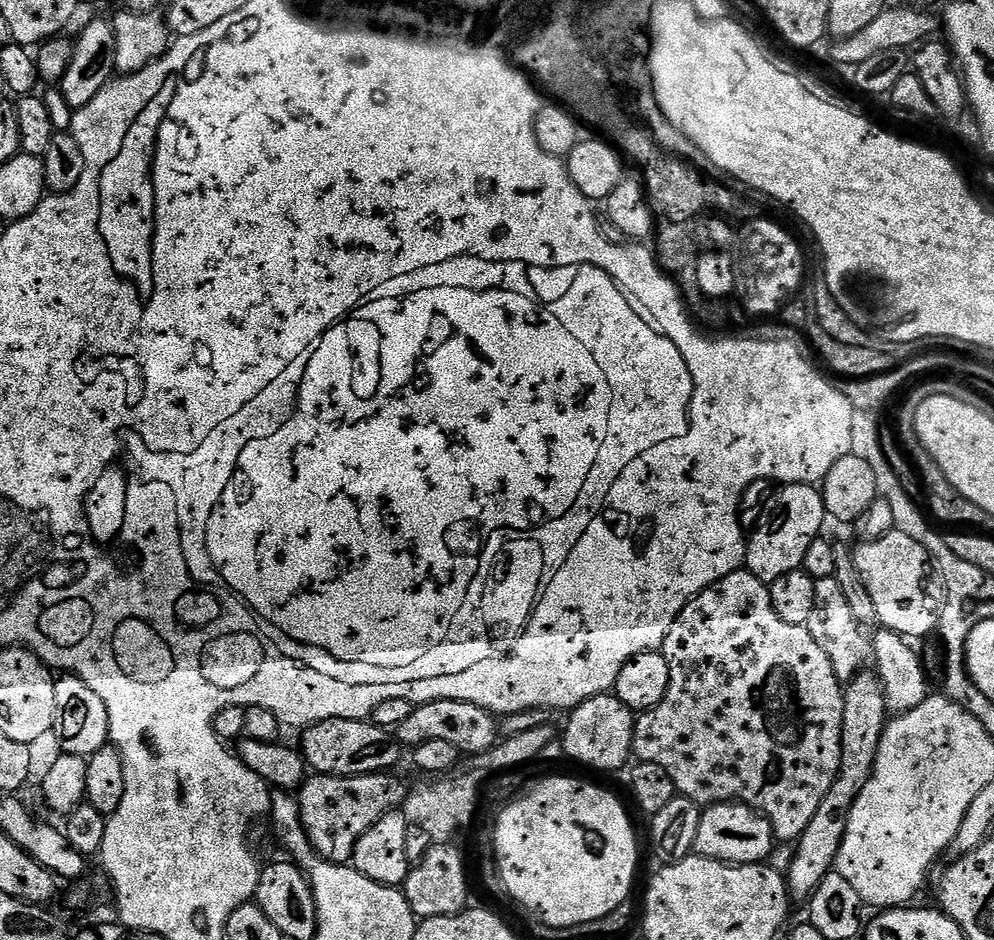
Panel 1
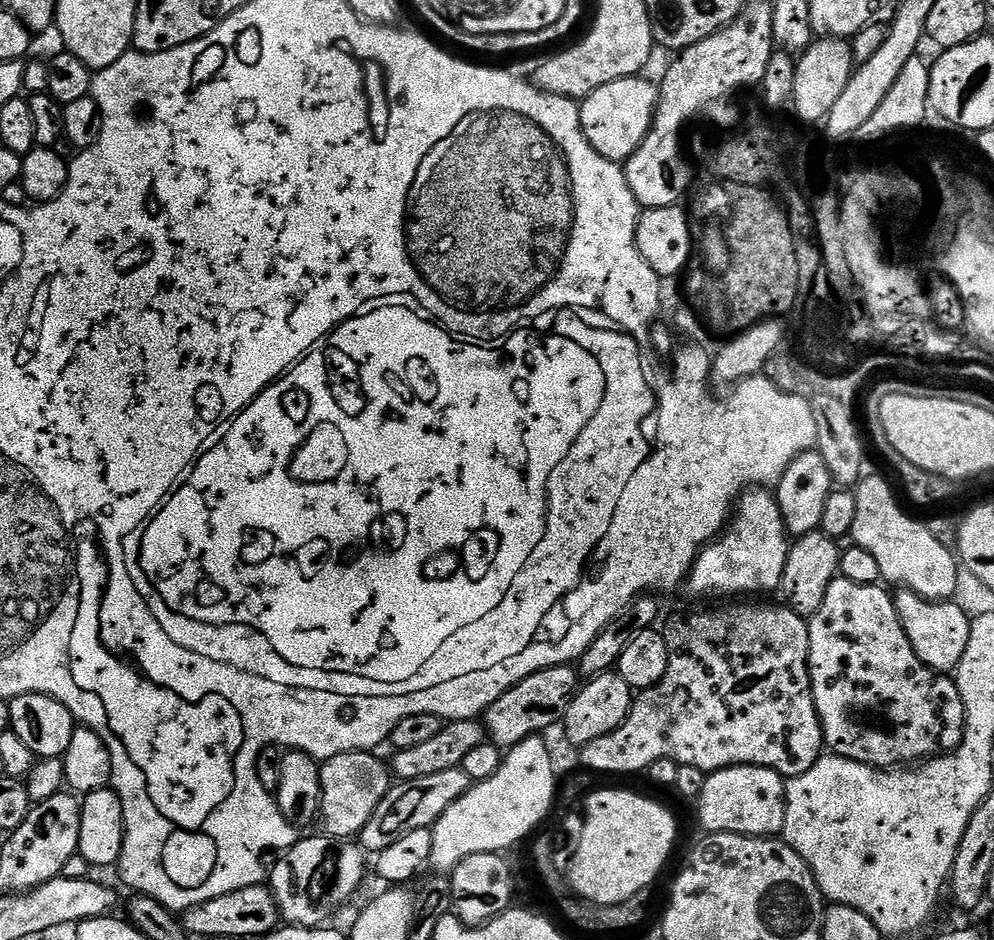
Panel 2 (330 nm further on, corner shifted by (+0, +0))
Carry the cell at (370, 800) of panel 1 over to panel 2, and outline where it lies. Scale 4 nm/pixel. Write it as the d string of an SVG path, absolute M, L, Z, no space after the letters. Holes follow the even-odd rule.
M463 767L442 770L442 774L430 774L426 778L414 778L413 780L401 780L393 783L391 790L378 802L374 814L370 814L370 822L360 832L358 843L365 853L375 854L386 850L402 838L402 834L410 834L410 830L422 830L431 828L442 818L462 794L466 794L472 788L474 781L464 773Z

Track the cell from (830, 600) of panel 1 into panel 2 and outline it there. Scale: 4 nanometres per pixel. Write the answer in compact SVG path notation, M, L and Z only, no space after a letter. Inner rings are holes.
M837 575L826 589L826 598L822 598L822 606L808 620L810 634L810 650L808 651L808 678L812 689L812 697L816 703L816 713L824 731L824 742L827 751L834 756L850 758L854 762L869 764L872 768L896 770L901 766L912 766L934 756L943 756L952 752L962 742L964 737L964 707L962 698L958 694L958 686L951 675L935 672L926 667L914 654L914 646L910 646L910 638L906 638L906 630L902 630L902 622L898 618L898 610L893 593L880 584L859 584L850 582L844 576Z

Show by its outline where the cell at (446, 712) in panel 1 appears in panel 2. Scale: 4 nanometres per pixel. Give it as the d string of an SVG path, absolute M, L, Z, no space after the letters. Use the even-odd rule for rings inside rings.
M567 664L530 674L525 680L506 690L502 698L495 700L484 712L482 727L487 739L497 744L501 750L507 750L526 738L541 735L548 726L563 721L566 710L578 691L576 680L578 681L577 669Z

